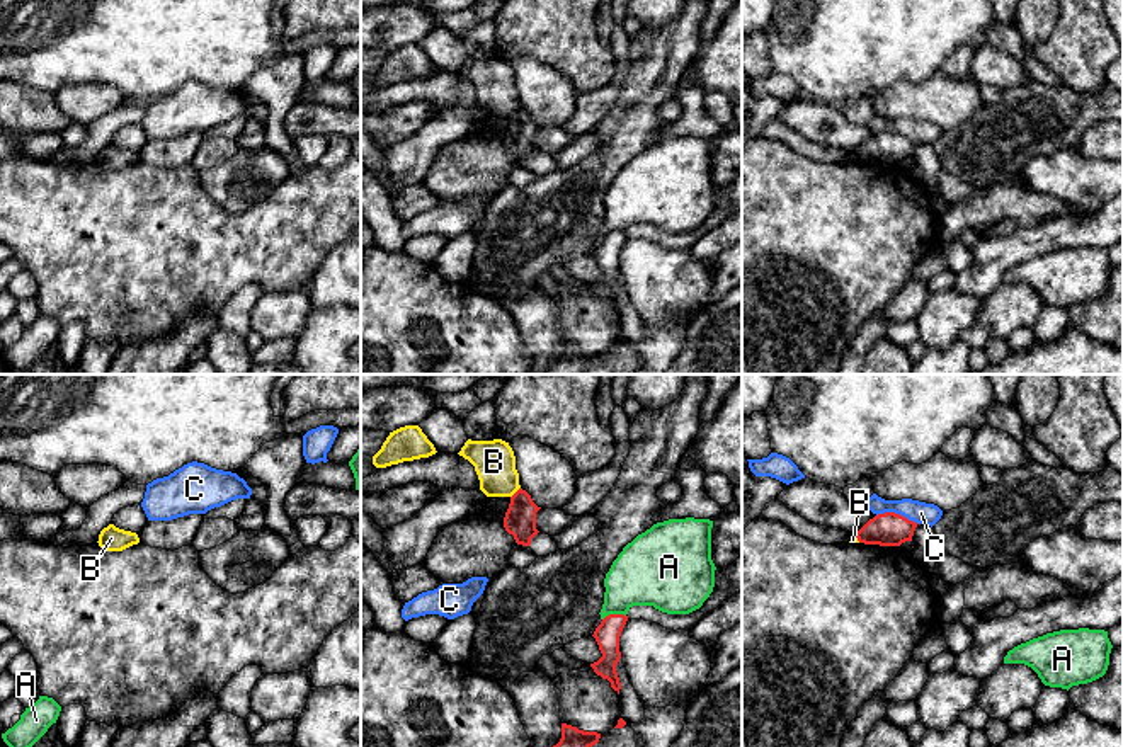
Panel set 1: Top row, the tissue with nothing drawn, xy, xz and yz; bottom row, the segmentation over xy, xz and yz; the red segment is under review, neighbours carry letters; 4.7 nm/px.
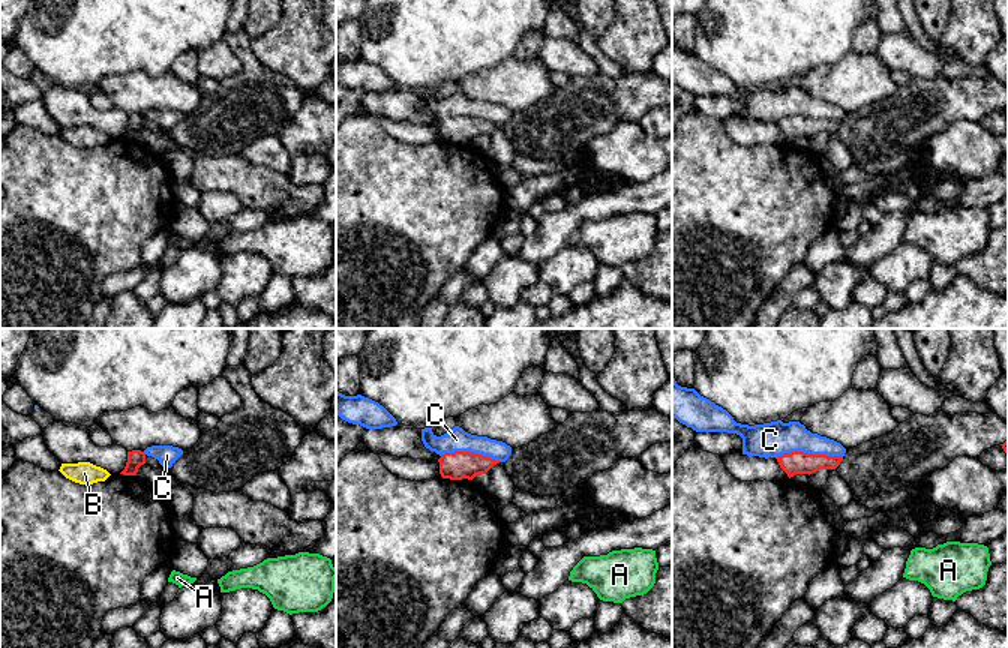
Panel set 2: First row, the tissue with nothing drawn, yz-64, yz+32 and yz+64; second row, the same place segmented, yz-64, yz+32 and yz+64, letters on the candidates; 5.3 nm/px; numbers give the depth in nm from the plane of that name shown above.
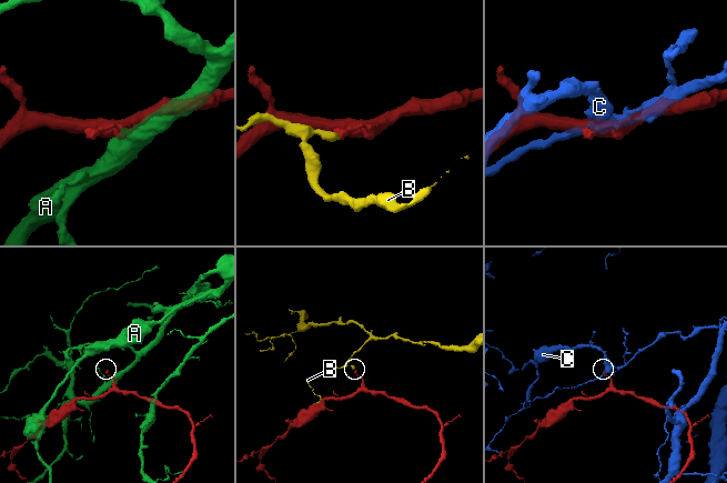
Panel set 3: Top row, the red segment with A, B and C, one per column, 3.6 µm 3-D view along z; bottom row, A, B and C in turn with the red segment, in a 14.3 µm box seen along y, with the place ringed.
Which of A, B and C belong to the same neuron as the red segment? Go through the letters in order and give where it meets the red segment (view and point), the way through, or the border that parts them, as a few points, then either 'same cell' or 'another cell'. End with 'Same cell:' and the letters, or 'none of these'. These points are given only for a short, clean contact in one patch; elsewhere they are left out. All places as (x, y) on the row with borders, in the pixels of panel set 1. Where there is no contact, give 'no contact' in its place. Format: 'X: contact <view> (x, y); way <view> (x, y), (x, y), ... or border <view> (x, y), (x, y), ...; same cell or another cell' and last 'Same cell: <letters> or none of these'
A: contact xz (613, 615); border xz (625, 615), (608, 615), (603, 620); another cell
B: contact xz (516, 492); border xz (519, 487), (511, 497); another cell
C: contact yz (897, 514); another cell
Same cell: none of these

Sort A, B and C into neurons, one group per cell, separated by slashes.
A / B / C

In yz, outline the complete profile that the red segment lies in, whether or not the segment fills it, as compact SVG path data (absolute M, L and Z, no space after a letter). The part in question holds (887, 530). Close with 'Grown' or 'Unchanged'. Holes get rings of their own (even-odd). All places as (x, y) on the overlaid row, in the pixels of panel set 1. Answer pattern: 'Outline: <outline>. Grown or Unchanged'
Outline: M885 512L869 519L854 534L864 545L900 546L905 541L912 541L915 527L917 522L895 512Z. Unchanged

